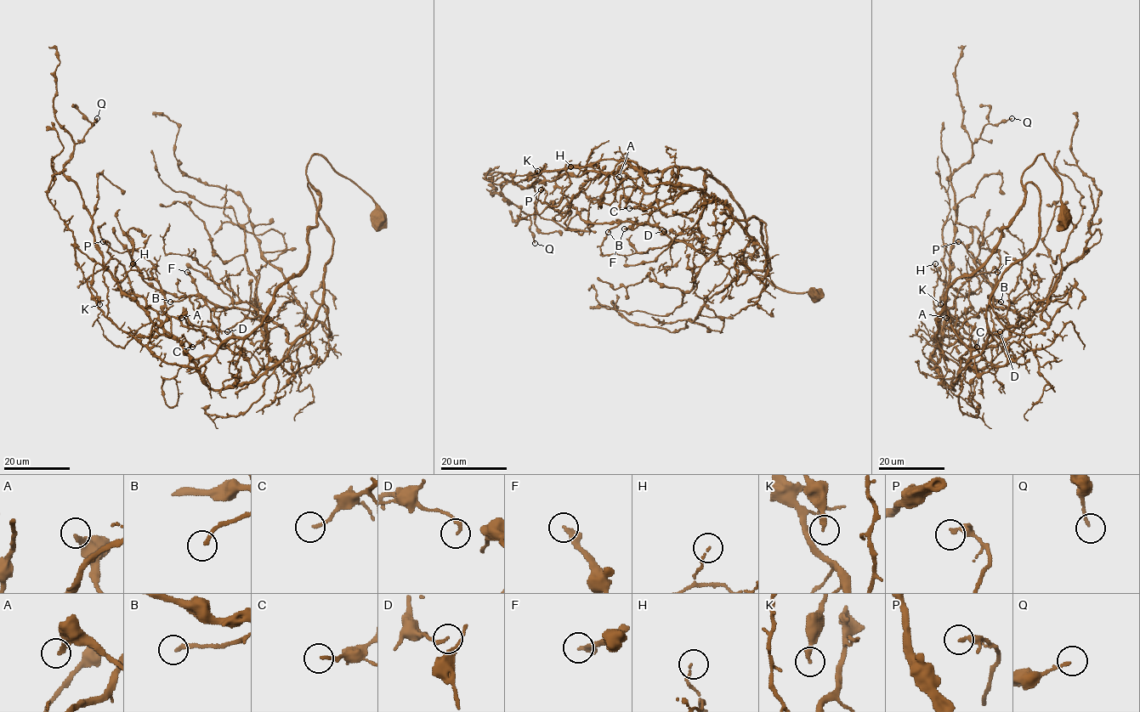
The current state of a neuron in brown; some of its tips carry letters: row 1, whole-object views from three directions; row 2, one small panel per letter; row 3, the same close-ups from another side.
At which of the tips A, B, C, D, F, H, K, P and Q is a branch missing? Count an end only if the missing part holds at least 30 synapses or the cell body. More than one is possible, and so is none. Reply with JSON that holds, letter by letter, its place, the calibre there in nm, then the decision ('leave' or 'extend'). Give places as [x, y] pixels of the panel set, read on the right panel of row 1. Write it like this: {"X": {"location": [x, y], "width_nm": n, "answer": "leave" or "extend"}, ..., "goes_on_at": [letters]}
{"A": {"location": [946, 318], "width_nm": 240, "answer": "leave"}, "B": {"location": [1001, 302], "width_nm": 170, "answer": "leave"}, "C": {"location": [977, 347], "width_nm": 130, "answer": "leave"}, "D": {"location": [1000, 331], "width_nm": 150, "answer": "leave"}, "F": {"location": [997, 272], "width_nm": 280, "answer": "extend"}, "H": {"location": [935, 263], "width_nm": 100, "answer": "leave"}, "K": {"location": [940, 304], "width_nm": 240, "answer": "leave"}, "P": {"location": [958, 241], "width_nm": 200, "answer": "leave"}, "Q": {"location": [1012, 118], "width_nm": 140, "answer": "leave"}, "goes_on_at": ["F"]}

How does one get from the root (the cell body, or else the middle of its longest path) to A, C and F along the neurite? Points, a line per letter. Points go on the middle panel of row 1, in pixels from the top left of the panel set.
A: (816, 294), (751, 272), (754, 240), (715, 178), (704, 179), (713, 200), (689, 189), (645, 206), (619, 177)
C: (816, 294), (787, 292), (751, 272), (743, 254), (757, 251), (743, 212), (702, 169), (669, 167), (629, 208)
F: (816, 294), (751, 272), (743, 212), (702, 169), (669, 167), (649, 219), (624, 228)

